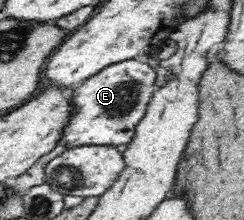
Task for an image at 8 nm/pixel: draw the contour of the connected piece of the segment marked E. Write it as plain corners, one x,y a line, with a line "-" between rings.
146,59
124,60
102,68
72,91
79,112
71,118
59,145
65,148
79,145
117,145
130,142
136,124
146,113
157,84
157,74

